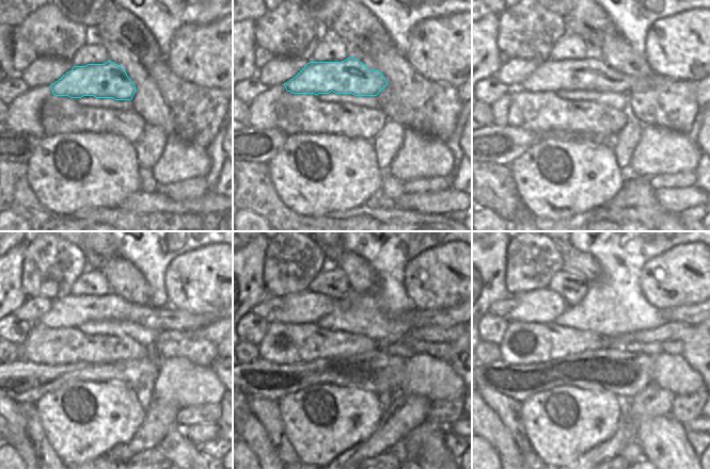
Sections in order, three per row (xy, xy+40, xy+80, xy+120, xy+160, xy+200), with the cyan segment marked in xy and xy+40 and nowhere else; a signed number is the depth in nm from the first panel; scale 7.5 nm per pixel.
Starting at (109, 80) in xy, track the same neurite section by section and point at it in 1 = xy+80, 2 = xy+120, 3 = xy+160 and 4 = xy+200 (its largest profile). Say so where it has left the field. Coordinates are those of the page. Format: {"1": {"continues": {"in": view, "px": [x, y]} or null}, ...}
{"1": {"continues": {"in": "xy+80", "px": [592, 74]}}, "2": {"continues": {"in": "xy+120", "px": [69, 311]}}, "3": {"continues": {"in": "xy+160", "px": [306, 307]}}, "4": {"continues": {"in": "xy+200", "px": [545, 305]}}}

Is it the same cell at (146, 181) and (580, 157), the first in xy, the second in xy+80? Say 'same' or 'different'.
different

